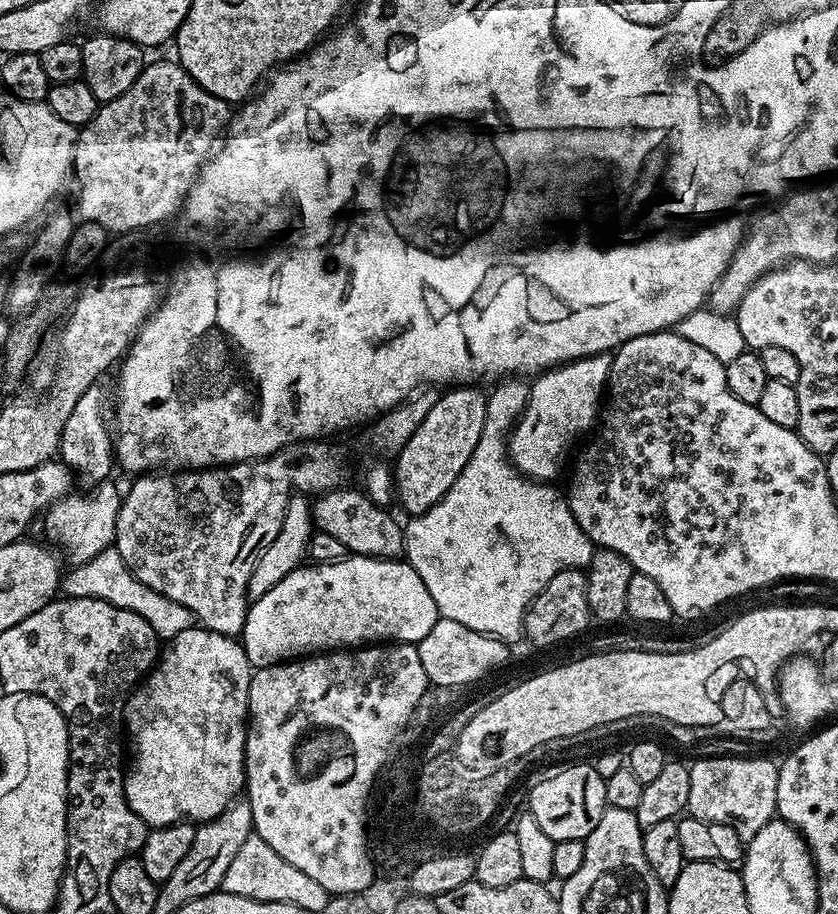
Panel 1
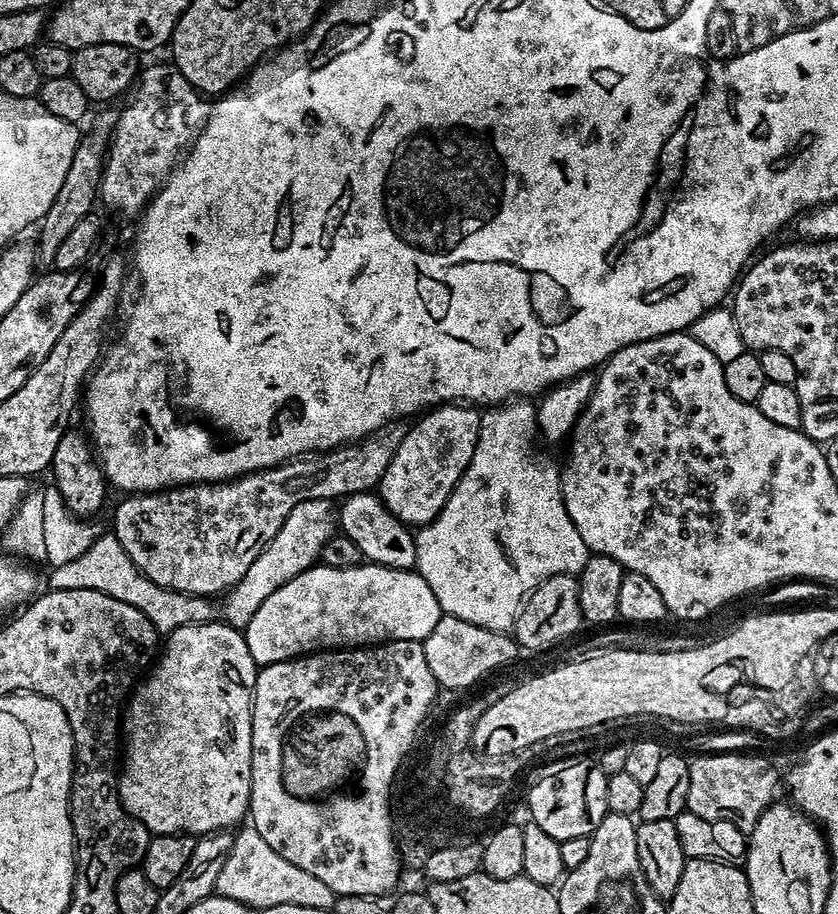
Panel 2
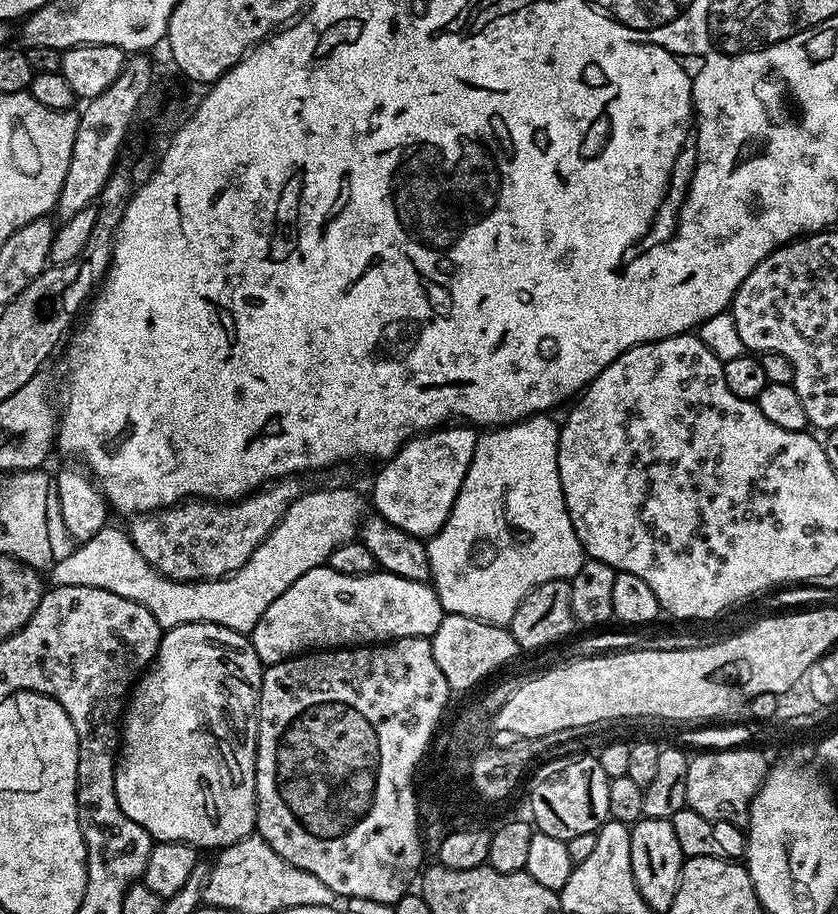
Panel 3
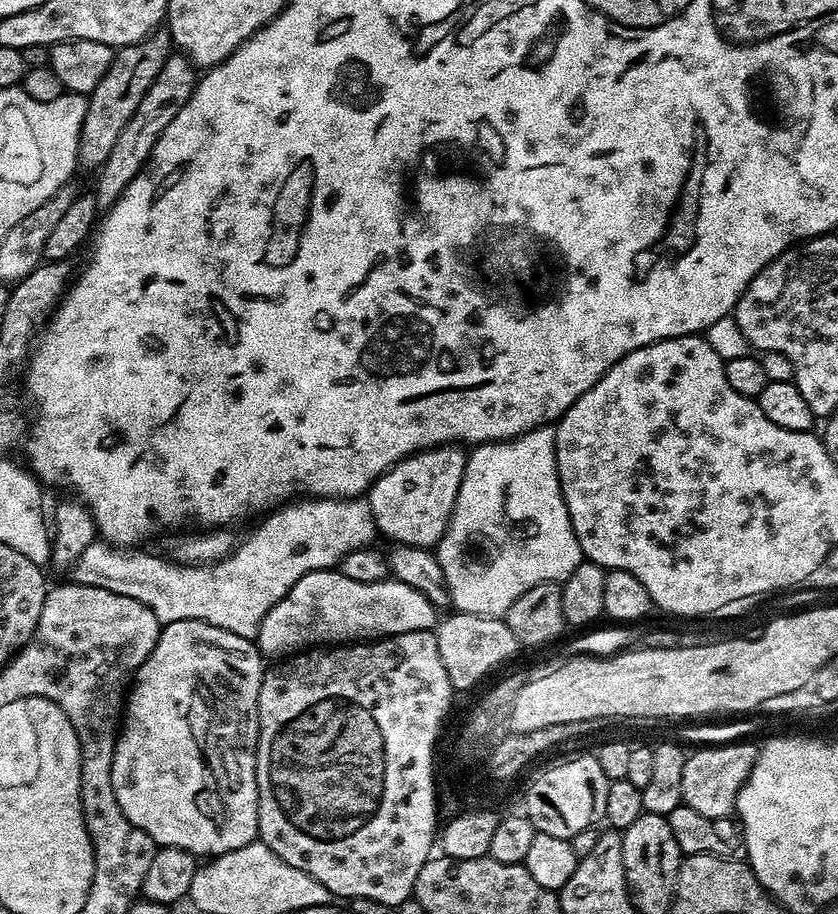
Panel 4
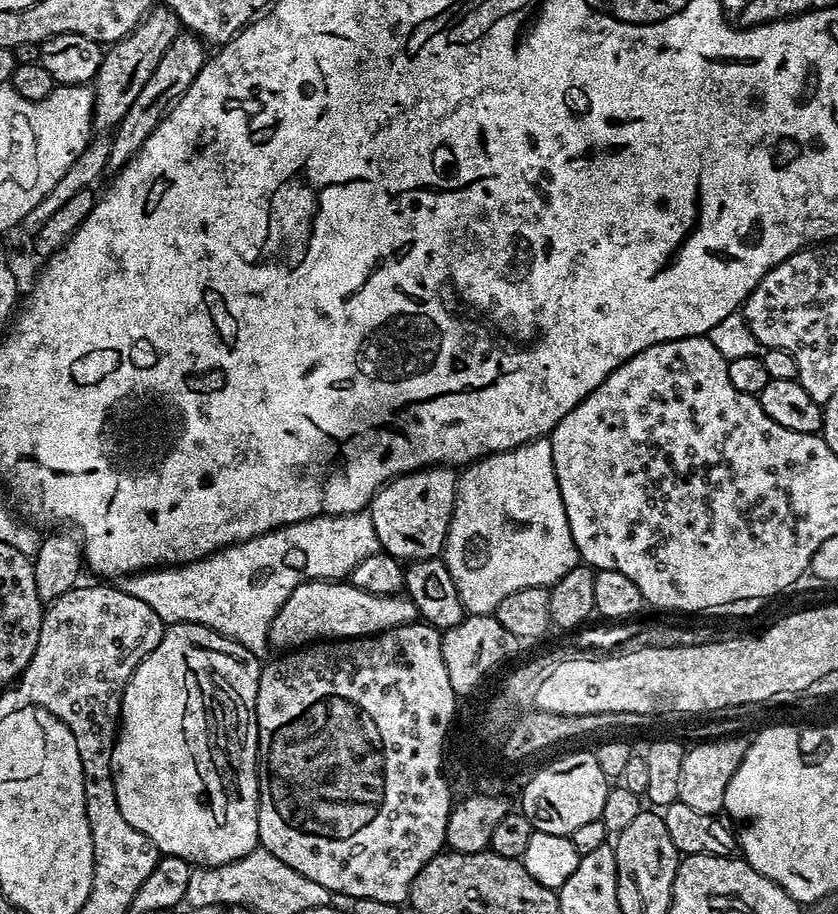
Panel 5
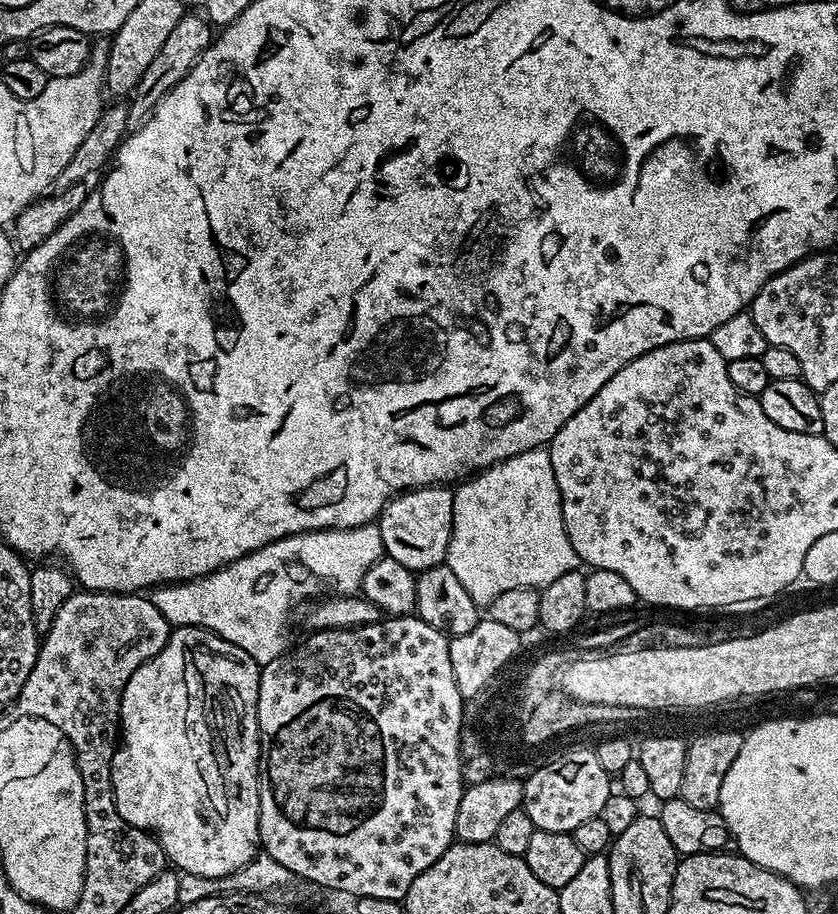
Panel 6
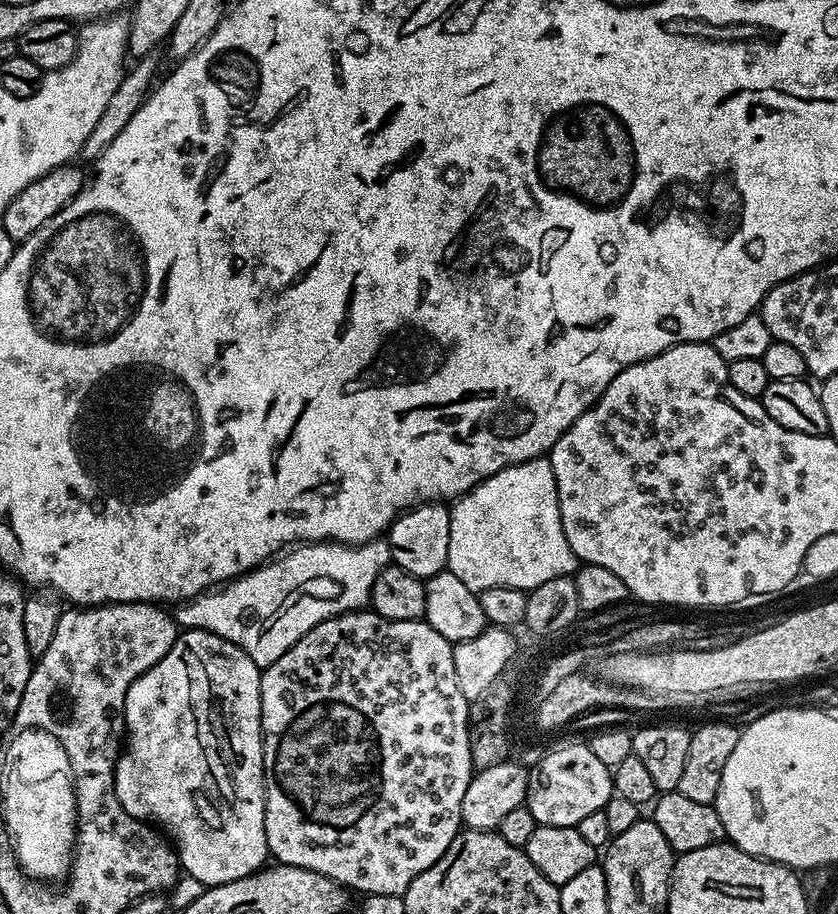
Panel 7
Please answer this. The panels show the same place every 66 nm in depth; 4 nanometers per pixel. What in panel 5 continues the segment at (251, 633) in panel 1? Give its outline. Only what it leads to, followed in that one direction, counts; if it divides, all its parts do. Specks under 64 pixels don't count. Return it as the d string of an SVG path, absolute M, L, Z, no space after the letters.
M307 580L286 598L282 610L270 622L268 642L276 650L295 650L317 642L355 640L357 636L374 636L403 624L417 623L418 613L407 595L370 594L350 582Z

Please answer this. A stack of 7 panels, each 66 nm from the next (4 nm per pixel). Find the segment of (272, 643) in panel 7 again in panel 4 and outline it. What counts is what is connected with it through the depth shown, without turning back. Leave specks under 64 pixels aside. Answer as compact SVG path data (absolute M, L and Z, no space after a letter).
M304 498L265 515L263 520L264 524L258 525L241 544L239 541L233 547L229 556L215 564L178 564L169 562L163 555L151 556L148 552L97 542L82 550L82 558L72 565L70 576L75 583L98 586L142 602L142 606L159 618L161 625L179 620L201 620L222 630L230 630L230 634L255 638L262 618L266 618L266 614L291 590L298 578L311 572L335 569L342 557L359 548L369 547L375 541L372 539L378 536L374 514L364 498Z

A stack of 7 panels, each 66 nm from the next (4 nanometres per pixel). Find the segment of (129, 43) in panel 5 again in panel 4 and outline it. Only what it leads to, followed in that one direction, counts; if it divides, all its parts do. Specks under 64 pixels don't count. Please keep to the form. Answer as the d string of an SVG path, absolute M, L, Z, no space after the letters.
M157 30L139 44L127 44L113 55L110 70L106 70L106 78L102 78L102 82L98 82L98 86L94 86L94 90L87 95L86 118L82 122L78 146L78 164L81 169L99 170L103 166L118 134L126 128L127 122L138 110L138 104L150 90L173 48L172 37L167 31Z

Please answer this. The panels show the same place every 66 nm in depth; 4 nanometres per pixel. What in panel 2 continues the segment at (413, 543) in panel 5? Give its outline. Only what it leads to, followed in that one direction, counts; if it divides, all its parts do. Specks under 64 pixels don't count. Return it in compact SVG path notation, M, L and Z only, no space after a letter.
M453 402L433 407L415 421L417 424L413 428L405 431L378 485L380 501L388 507L390 514L394 514L394 518L409 526L423 526L440 513L442 506L446 506L446 498L450 498L454 486L458 486L466 466L470 466L470 458L474 458L480 418L481 413L475 407Z

